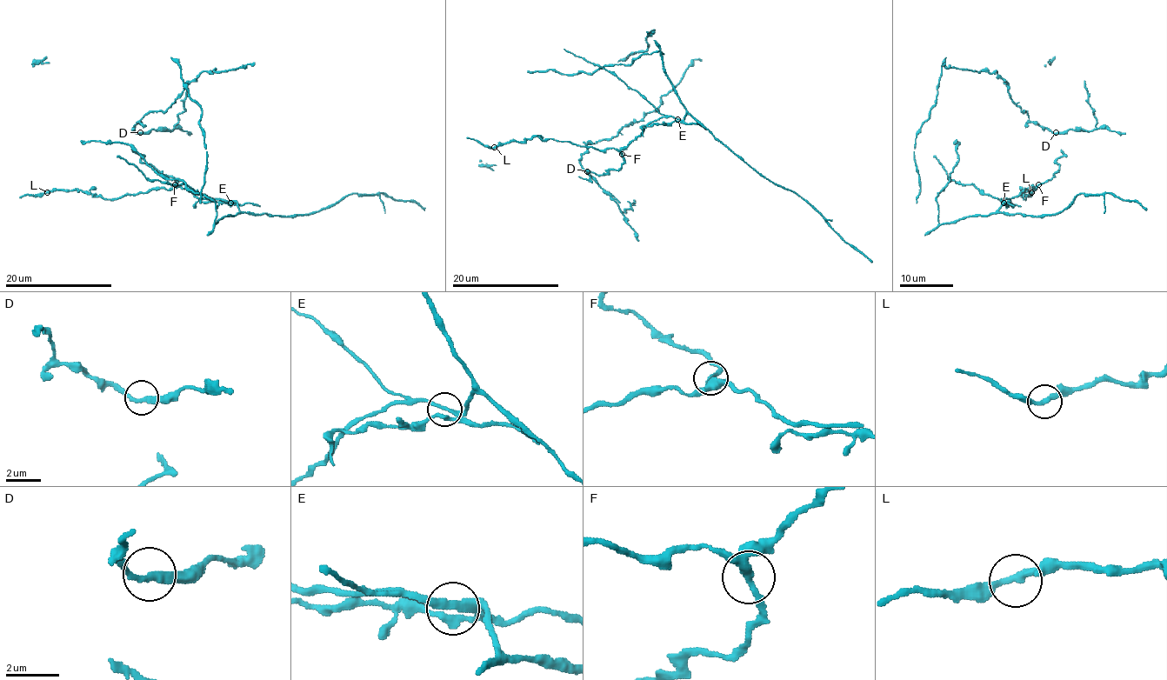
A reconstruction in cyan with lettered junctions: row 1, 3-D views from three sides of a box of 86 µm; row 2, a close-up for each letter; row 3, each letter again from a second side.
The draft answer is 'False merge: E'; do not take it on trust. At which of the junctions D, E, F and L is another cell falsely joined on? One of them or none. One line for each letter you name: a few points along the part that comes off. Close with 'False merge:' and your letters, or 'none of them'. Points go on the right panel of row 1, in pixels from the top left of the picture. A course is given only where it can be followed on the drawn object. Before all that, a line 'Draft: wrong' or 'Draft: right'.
Draft: right
E: course (1003, 202), (1021, 206)
False merge: E

